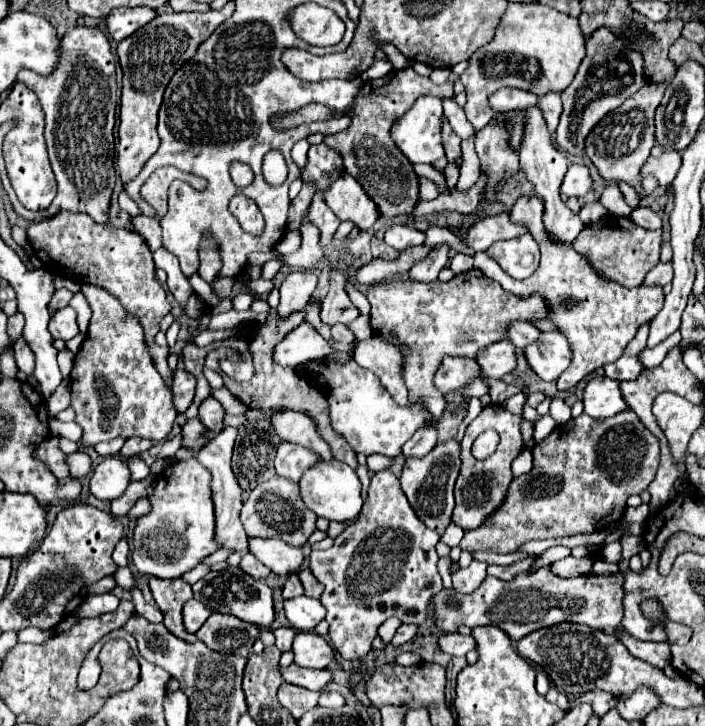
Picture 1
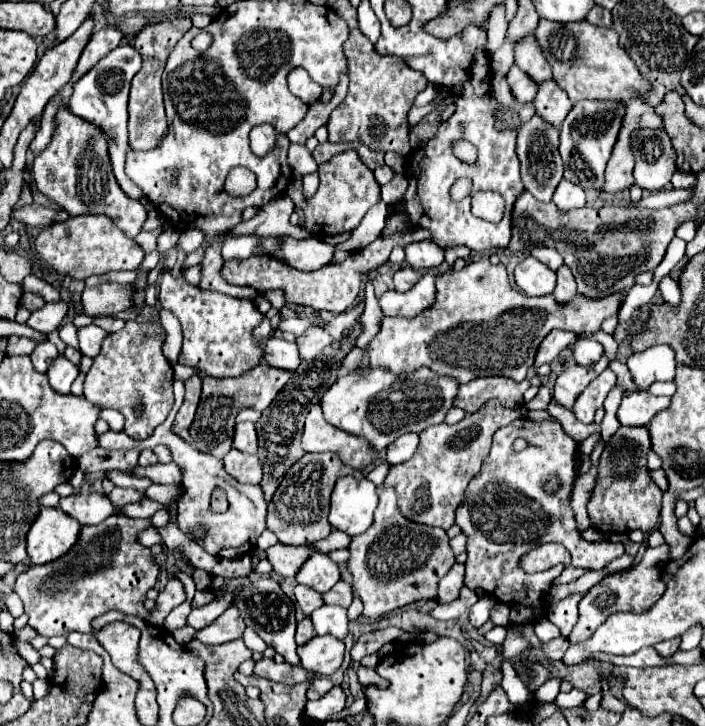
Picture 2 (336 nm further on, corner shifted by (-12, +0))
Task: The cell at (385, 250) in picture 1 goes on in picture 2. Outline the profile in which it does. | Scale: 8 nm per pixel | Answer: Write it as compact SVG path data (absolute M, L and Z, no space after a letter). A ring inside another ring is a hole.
M406 266L406 268L400 268L396 274L394 274L394 290L396 292L406 292L410 290L418 280L420 280L422 272L416 272L414 268Z

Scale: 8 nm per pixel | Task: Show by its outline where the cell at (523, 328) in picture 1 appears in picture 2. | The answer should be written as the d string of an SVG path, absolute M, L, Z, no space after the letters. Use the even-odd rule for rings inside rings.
M576 340L572 344L572 350L574 350L576 362L582 366L594 366L604 354L602 344L598 344L596 340Z

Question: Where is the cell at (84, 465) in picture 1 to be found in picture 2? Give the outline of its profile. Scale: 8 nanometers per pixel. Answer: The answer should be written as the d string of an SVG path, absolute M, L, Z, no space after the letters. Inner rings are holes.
M170 462L170 464L146 466L146 468L136 466L136 470L132 474L136 474L136 476L148 476L156 484L176 484L176 486L180 486L184 472L182 472L182 468L176 462Z

